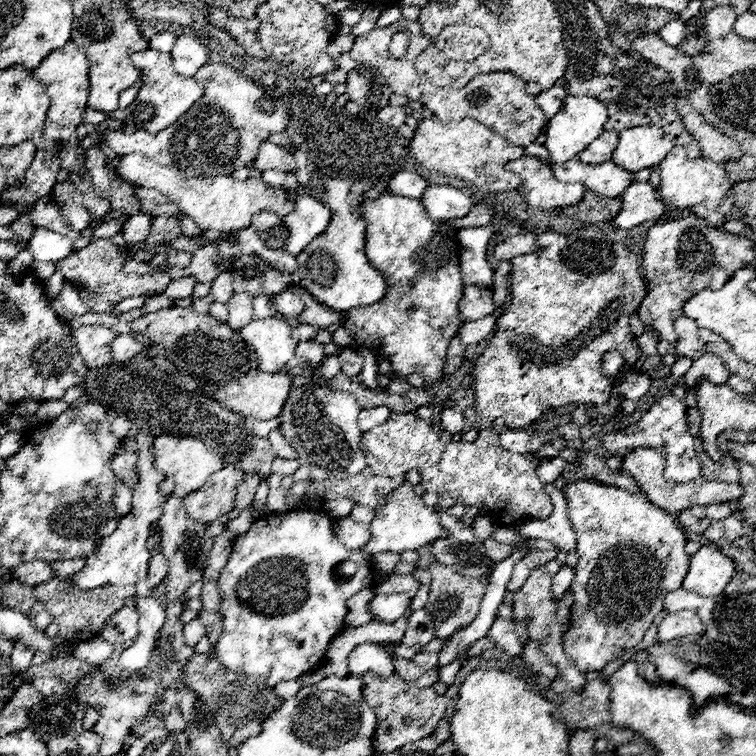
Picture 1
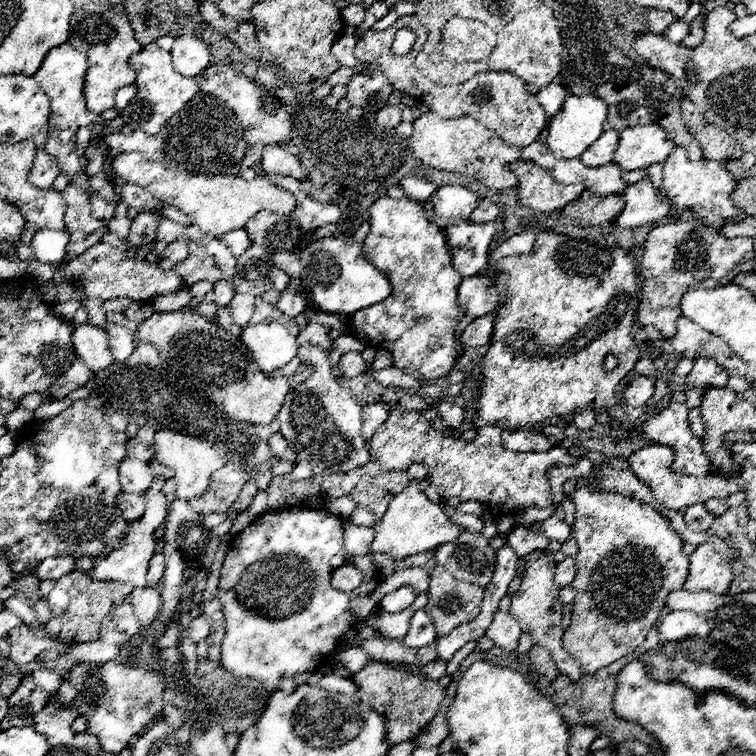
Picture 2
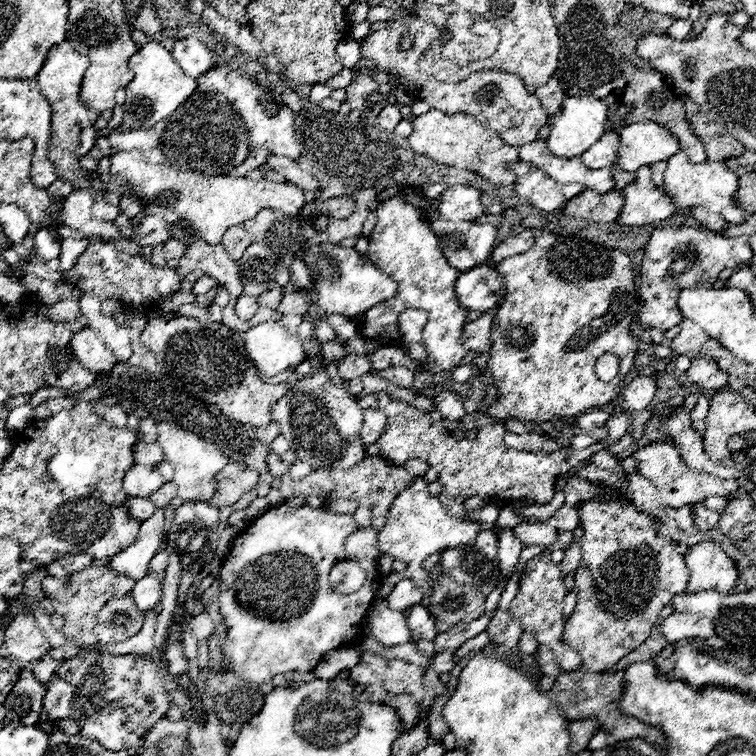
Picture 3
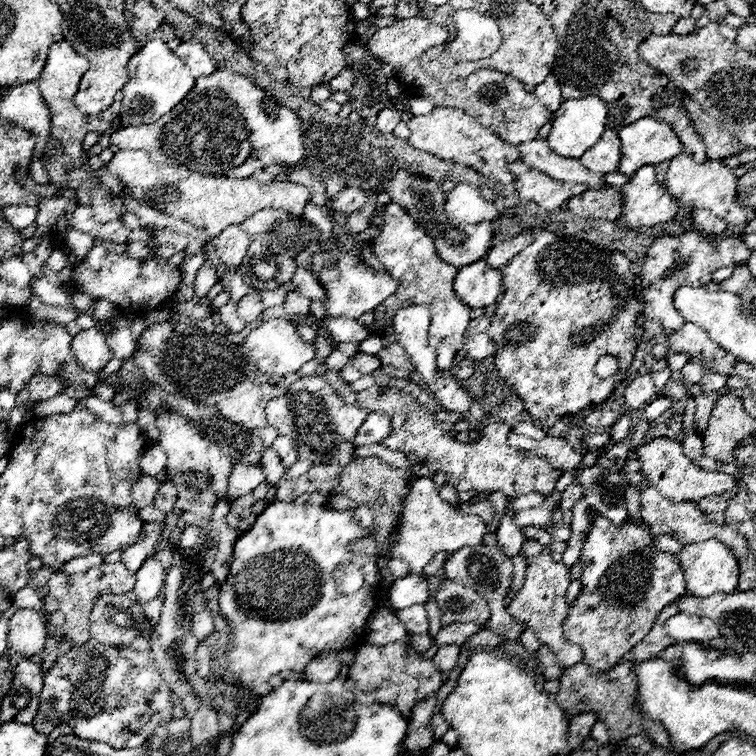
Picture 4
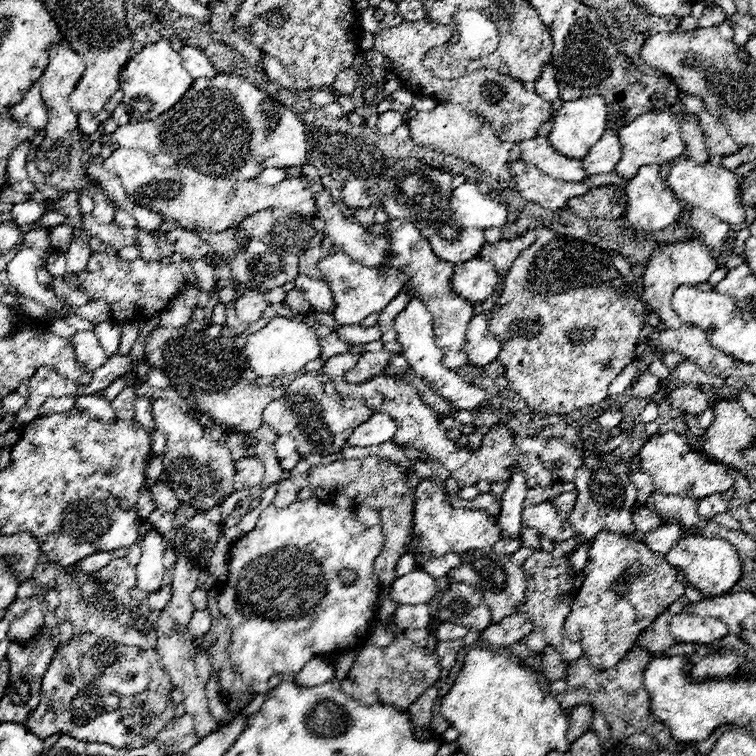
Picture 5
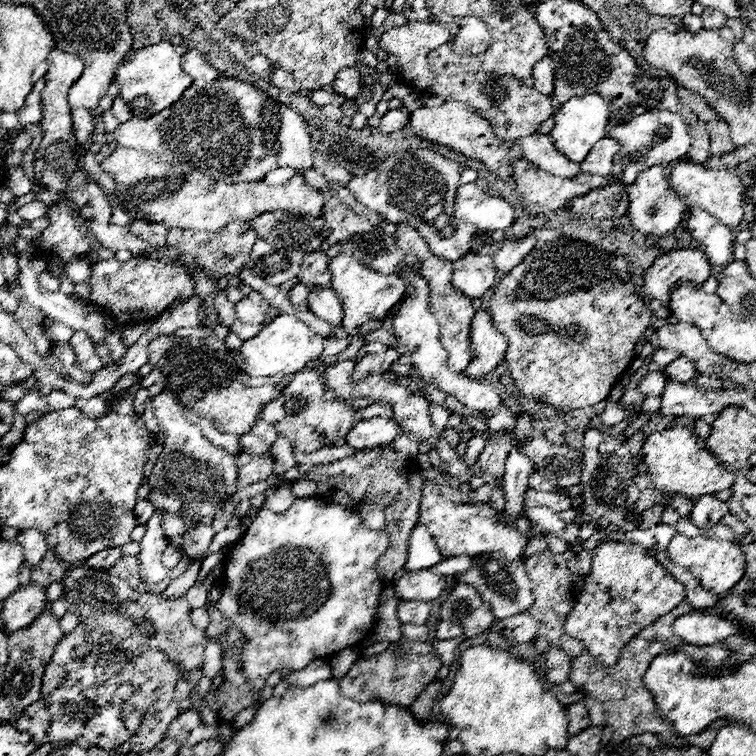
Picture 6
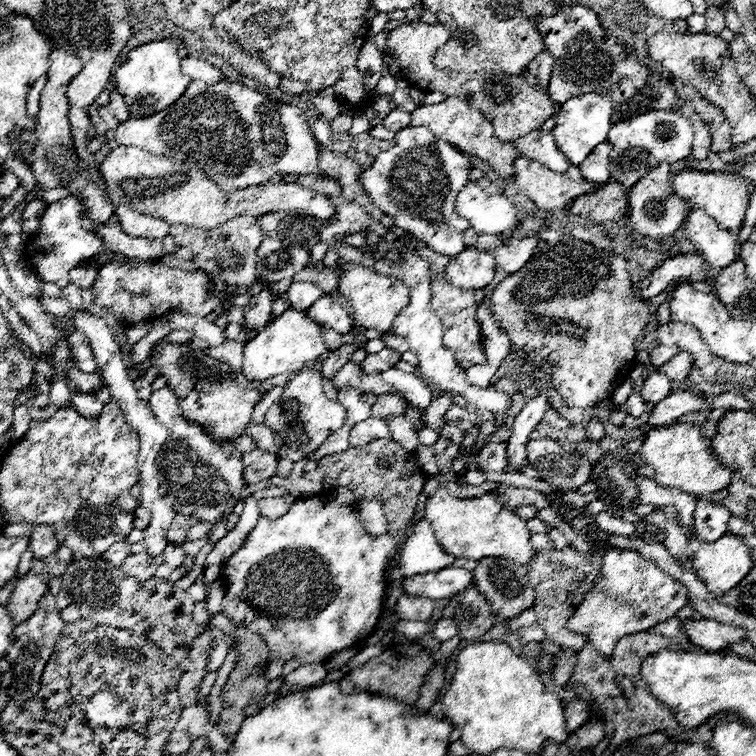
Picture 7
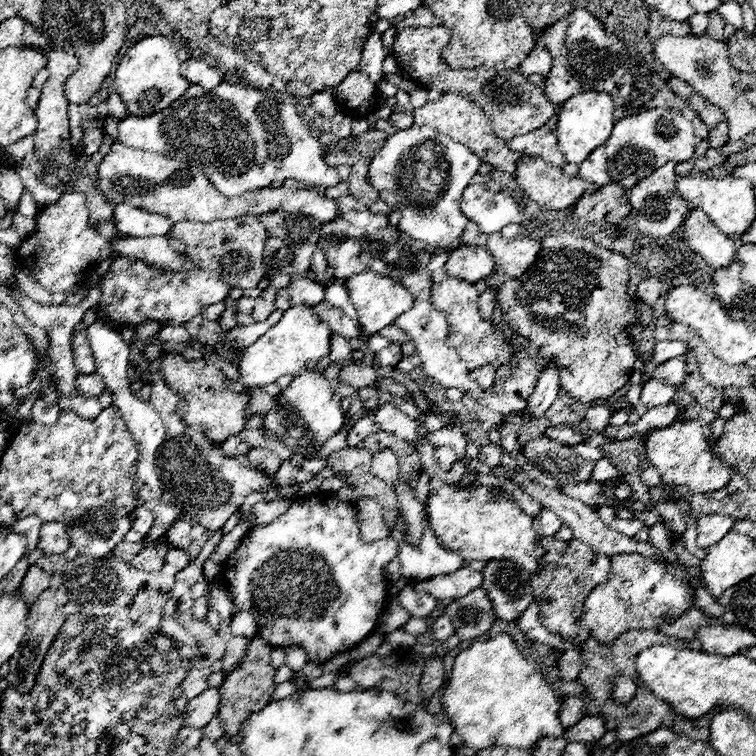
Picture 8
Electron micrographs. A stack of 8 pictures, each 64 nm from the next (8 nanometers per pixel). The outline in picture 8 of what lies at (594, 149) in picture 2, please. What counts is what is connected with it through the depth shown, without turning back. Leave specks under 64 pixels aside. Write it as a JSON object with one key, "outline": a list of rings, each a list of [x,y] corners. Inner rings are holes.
{"outline":[[[598,146],[596,152],[590,154],[590,158],[580,164],[578,176],[586,182],[596,184],[596,186],[606,186],[610,182],[606,162],[608,162],[608,158],[606,158],[606,152],[604,152],[604,146]]]}

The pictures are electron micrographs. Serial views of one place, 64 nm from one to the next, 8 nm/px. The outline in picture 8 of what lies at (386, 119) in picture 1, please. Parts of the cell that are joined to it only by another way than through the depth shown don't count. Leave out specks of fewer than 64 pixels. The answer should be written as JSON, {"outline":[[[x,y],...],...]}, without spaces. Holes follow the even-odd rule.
{"outline":[[[394,112],[388,120],[390,120],[390,124],[396,126],[398,130],[404,130],[404,128],[412,126],[412,114],[410,114],[410,112]]]}

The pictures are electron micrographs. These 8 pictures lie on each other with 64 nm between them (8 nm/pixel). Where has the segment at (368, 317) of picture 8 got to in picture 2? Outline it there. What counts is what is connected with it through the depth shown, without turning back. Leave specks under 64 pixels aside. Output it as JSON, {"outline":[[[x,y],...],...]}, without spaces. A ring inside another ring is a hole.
{"outline":[[[334,234],[308,244],[300,252],[300,262],[304,266],[304,284],[310,288],[314,304],[324,312],[354,314],[390,296],[392,286],[388,278],[366,260],[354,234]]]}

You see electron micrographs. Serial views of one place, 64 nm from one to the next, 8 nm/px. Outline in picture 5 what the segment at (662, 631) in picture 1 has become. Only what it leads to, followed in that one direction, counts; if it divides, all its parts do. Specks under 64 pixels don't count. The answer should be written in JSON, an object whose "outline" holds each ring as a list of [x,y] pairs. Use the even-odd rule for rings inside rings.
{"outline":[[[676,614],[670,620],[670,634],[682,642],[682,644],[712,644],[714,640],[720,640],[728,634],[728,628],[724,622],[716,618],[700,618],[690,614]]]}

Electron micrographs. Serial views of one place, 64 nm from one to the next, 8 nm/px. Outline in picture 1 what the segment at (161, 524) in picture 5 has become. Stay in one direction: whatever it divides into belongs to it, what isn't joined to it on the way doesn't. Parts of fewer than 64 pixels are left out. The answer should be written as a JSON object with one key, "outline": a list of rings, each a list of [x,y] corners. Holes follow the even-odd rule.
{"outline":[[[116,480],[116,494],[114,494],[112,502],[114,502],[114,508],[116,508],[116,514],[118,516],[124,516],[130,510],[132,494],[130,494],[130,488],[124,482],[118,484],[118,480]]]}

